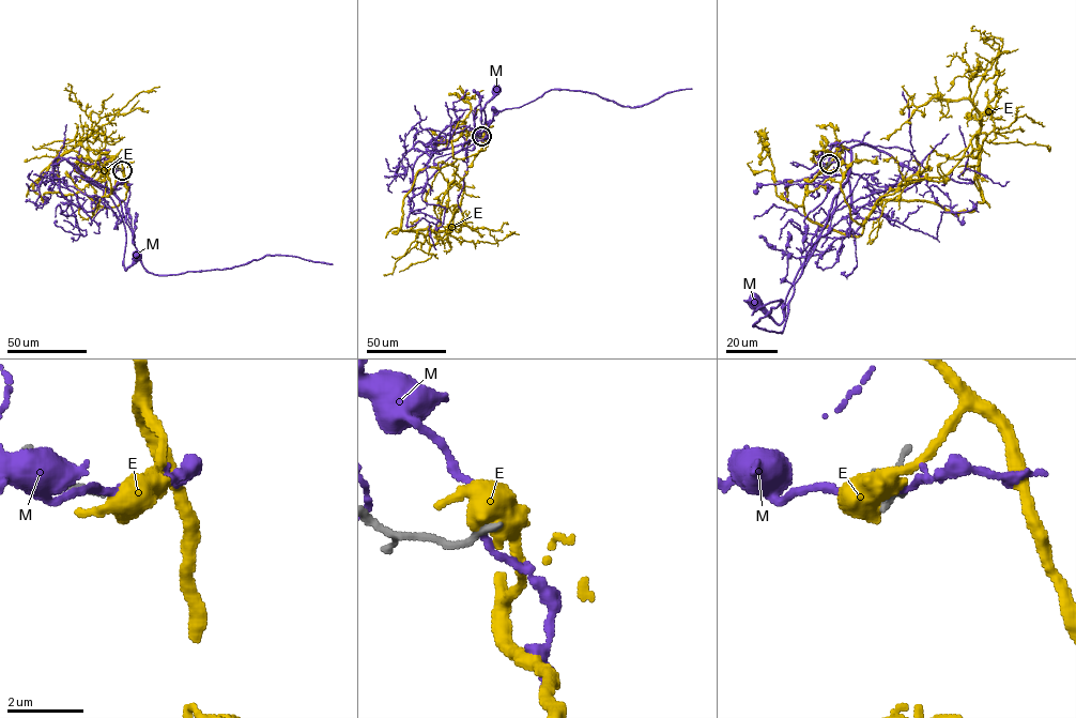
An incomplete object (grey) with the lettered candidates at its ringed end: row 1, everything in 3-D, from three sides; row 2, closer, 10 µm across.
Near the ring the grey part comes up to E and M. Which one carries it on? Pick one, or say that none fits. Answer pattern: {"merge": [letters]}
{"merge": []}

